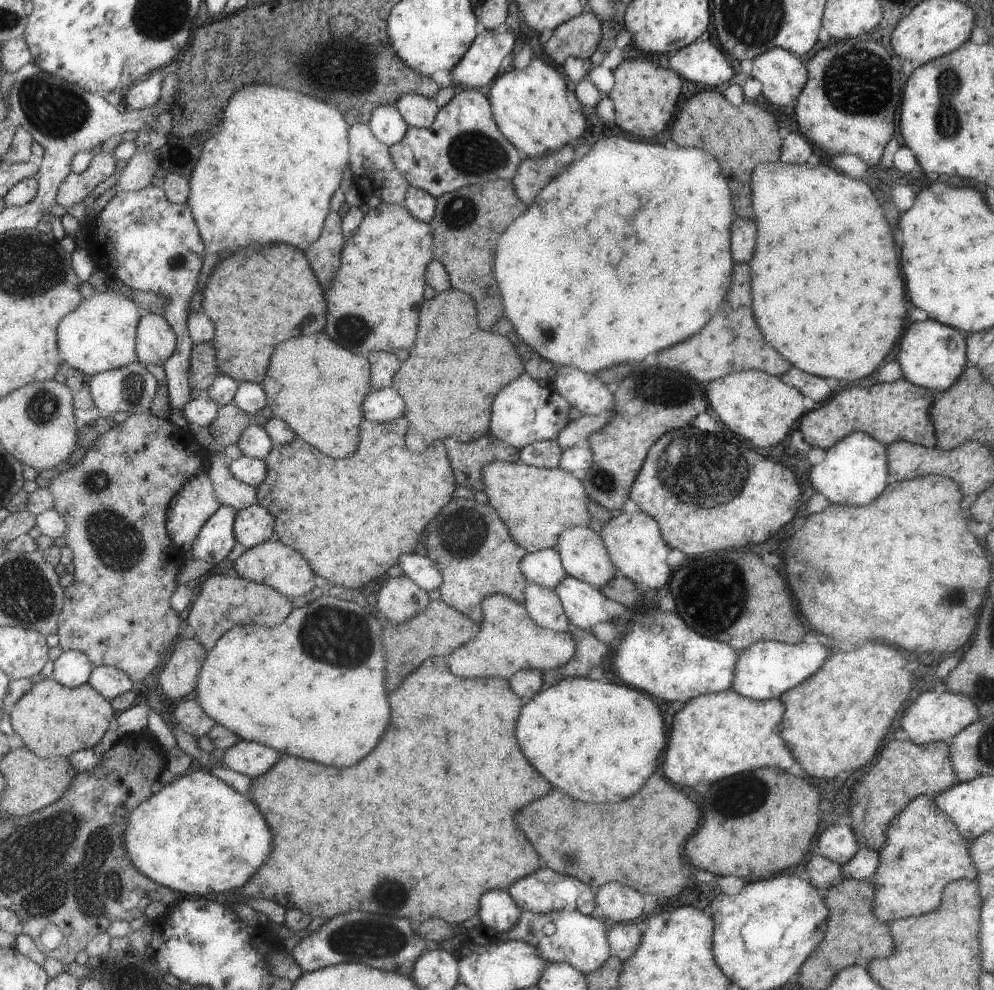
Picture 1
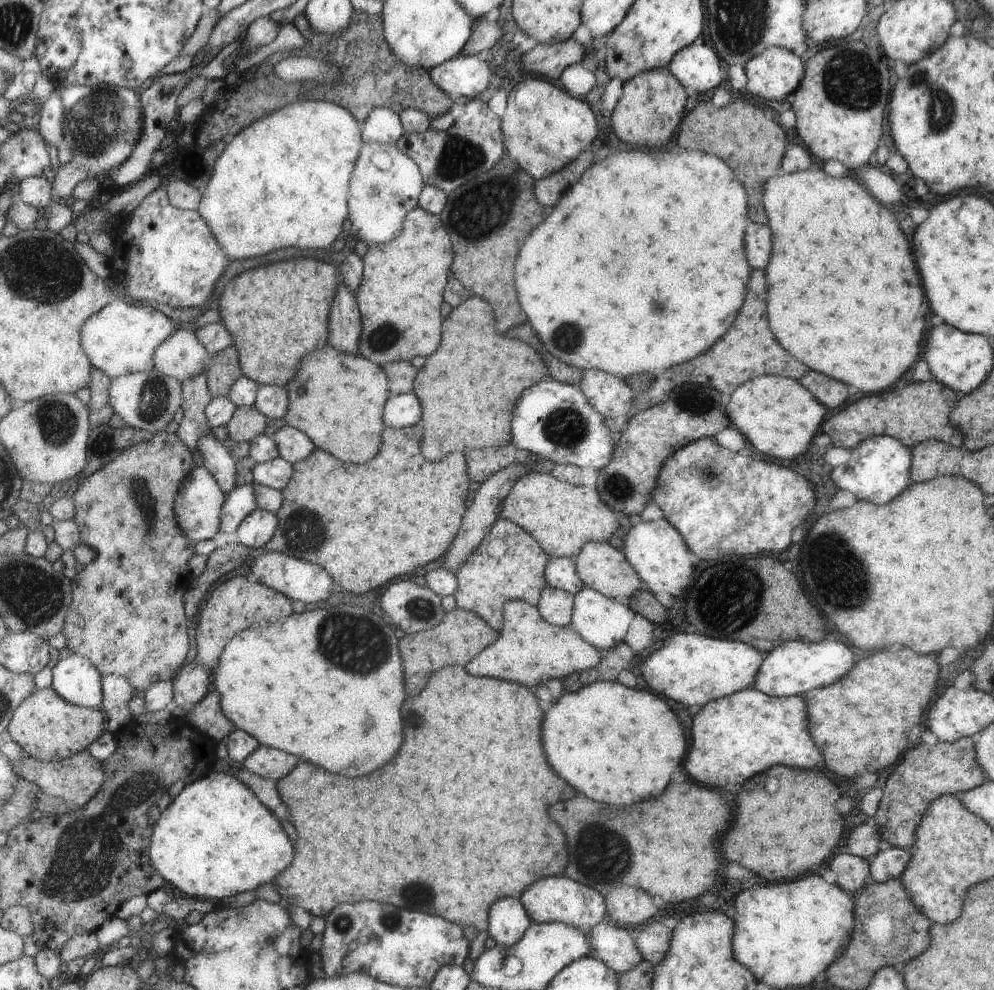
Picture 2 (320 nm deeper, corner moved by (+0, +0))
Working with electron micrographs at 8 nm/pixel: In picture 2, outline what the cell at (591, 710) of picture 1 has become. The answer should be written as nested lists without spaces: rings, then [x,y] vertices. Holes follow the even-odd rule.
[[[595,681],[579,687],[575,692],[563,692],[557,702],[545,712],[545,724],[541,724],[541,744],[545,744],[545,756],[561,780],[573,784],[575,792],[581,792],[599,803],[627,806],[643,798],[659,796],[671,780],[671,774],[679,768],[687,742],[681,724],[671,708],[651,690],[635,690],[621,686],[617,681]]]

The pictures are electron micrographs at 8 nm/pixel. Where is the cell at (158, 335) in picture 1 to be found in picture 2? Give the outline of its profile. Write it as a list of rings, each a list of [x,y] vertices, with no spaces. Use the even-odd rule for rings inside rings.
[[[177,329],[164,340],[154,354],[155,368],[163,374],[186,381],[205,372],[213,362],[213,355],[195,332]]]

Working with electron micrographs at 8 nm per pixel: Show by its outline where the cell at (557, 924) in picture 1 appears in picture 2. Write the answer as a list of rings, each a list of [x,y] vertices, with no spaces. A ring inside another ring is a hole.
[[[611,922],[596,924],[586,931],[592,942],[591,956],[601,960],[616,973],[627,972],[641,962],[642,956],[631,932]]]

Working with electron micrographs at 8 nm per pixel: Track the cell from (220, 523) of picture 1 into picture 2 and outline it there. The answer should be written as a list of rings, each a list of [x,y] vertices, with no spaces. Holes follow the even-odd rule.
[[[257,482],[237,485],[229,494],[222,508],[221,531],[237,532],[240,524],[258,509],[256,497]]]

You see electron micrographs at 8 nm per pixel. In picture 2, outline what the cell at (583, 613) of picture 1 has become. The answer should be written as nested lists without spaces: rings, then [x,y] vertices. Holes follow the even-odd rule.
[[[585,586],[574,596],[570,625],[584,641],[598,649],[608,649],[622,641],[631,619],[635,616],[623,600],[610,599]]]

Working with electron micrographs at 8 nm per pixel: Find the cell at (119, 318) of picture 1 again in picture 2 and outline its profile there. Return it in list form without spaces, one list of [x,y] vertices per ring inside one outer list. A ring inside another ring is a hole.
[[[128,297],[117,298],[87,320],[82,328],[82,343],[94,366],[114,379],[155,368],[155,351],[177,329],[175,322],[161,310],[147,303],[136,303]]]

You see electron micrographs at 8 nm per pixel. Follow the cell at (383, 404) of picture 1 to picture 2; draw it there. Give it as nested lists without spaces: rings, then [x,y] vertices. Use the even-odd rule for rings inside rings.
[[[417,394],[391,395],[385,405],[384,421],[387,426],[393,428],[405,428],[405,426],[415,426],[423,418],[423,408],[421,400]]]

